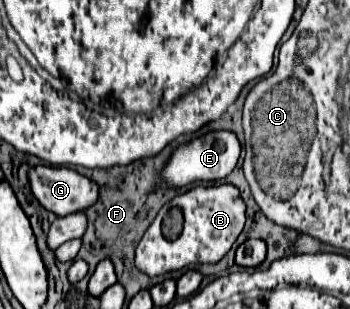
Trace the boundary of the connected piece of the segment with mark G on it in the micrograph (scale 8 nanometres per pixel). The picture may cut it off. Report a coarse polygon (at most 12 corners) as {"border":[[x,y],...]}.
{"border":[[36,166],[30,186],[56,216],[98,202],[98,184],[70,168]]}

